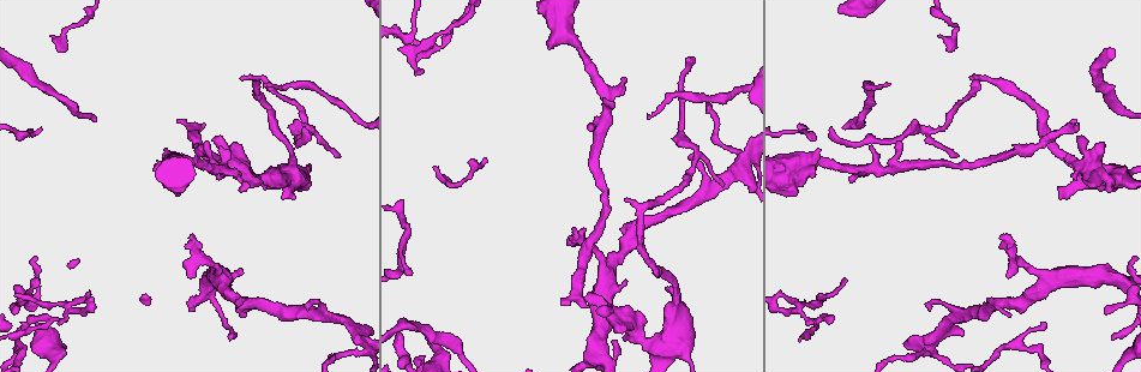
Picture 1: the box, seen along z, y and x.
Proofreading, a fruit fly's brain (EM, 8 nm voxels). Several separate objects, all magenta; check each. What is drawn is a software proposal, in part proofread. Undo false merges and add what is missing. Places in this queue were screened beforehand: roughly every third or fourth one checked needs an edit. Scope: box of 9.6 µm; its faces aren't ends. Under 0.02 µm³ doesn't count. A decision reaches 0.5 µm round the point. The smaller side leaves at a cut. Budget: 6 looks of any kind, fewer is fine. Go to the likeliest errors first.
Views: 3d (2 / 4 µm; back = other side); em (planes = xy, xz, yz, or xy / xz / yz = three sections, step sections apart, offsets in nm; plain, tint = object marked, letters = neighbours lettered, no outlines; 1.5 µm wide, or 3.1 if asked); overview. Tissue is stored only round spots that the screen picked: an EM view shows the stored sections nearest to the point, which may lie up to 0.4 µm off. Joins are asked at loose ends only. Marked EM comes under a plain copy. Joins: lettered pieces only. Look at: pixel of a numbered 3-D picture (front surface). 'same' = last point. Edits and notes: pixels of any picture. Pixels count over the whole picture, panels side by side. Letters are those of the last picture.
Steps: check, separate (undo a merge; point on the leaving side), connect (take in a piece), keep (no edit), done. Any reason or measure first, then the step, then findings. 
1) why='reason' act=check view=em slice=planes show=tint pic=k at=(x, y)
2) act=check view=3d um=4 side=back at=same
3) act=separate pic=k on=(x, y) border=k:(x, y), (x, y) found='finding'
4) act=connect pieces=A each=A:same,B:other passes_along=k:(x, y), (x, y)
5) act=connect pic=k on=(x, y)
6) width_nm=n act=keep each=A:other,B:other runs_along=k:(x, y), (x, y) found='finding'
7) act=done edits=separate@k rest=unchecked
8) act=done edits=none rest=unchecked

why='an open end' act=check view=em slice=planes show=letters pic=1 at=(240, 192)

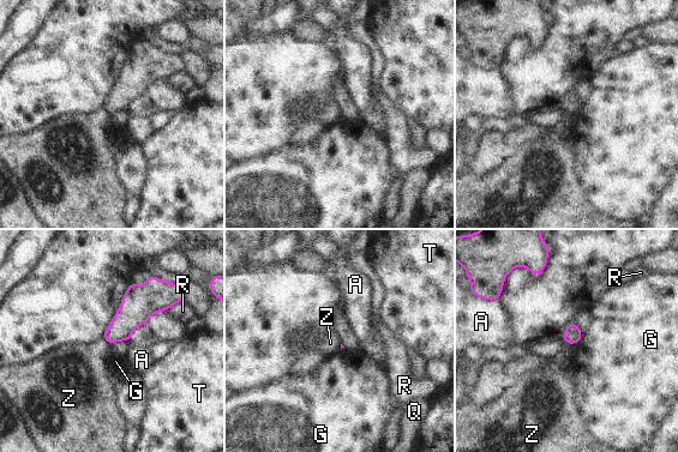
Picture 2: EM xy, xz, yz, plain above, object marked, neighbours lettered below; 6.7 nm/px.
act=keep each=A:other,G:other,Q:other,R:other,T:other,Z:other found='no lettered piece goes on from it'

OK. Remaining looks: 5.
why='thin end' act=check view=em slice=planes show=letters pic=1 at=(263, 84)

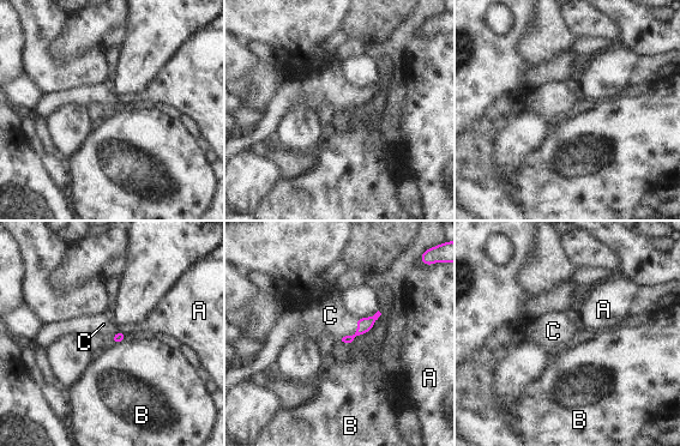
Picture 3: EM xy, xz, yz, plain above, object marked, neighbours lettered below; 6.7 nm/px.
act=connect pieces=C each=A:other,B:other,C:same passes_along=3:(365, 325), (354, 333), (330, 315) found='the neuron continues'

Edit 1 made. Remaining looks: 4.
why='thick end' act=check view=em um=3.1 slice=planes show=letters pic=1 at=(166, 151)

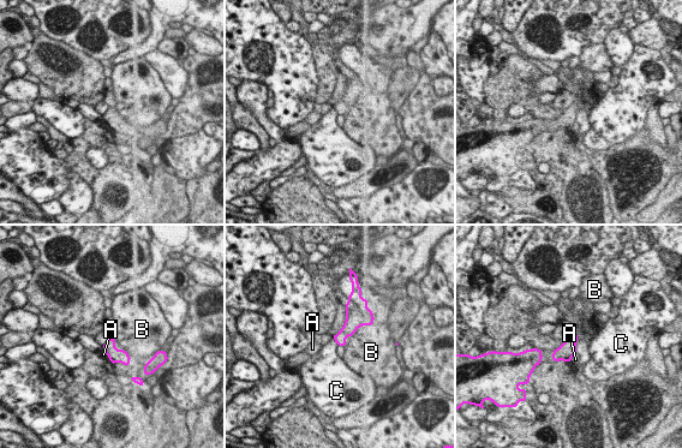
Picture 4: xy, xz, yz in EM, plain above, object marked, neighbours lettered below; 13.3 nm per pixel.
act=keep each=A:other,B:other,C:other border=4:(109, 338), (101, 346) found='no lettered piece goes on from it'

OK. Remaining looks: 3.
act=done edits=connect@3 rest=unchecked

